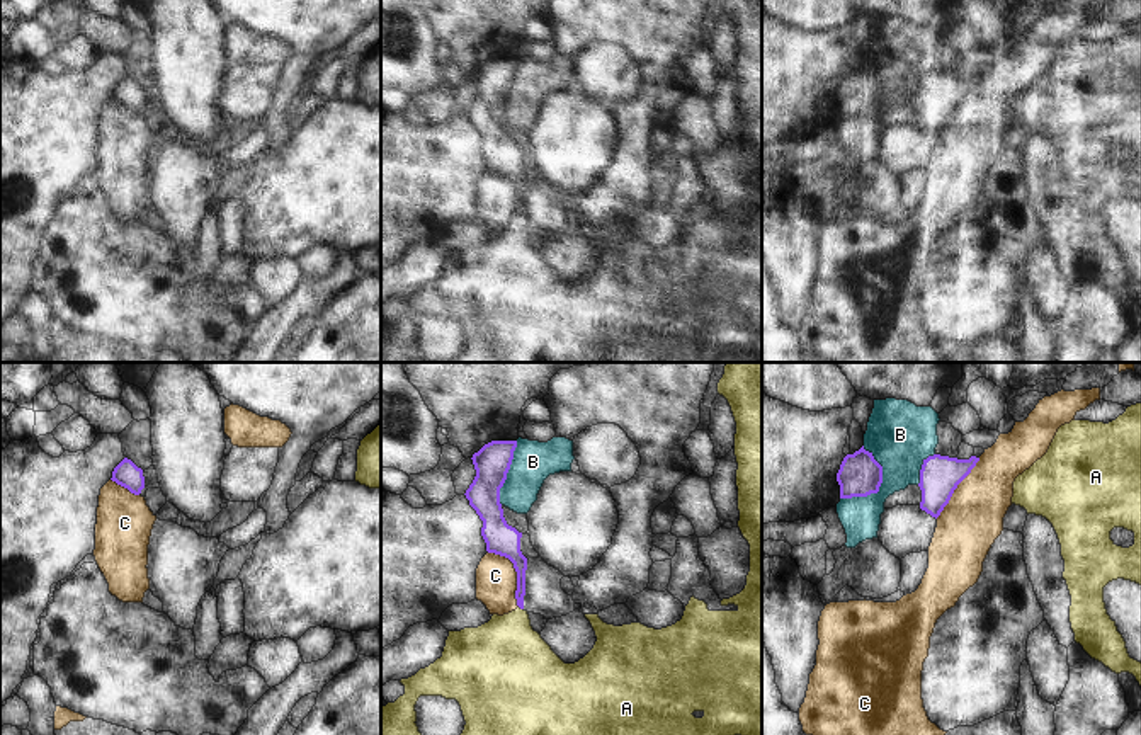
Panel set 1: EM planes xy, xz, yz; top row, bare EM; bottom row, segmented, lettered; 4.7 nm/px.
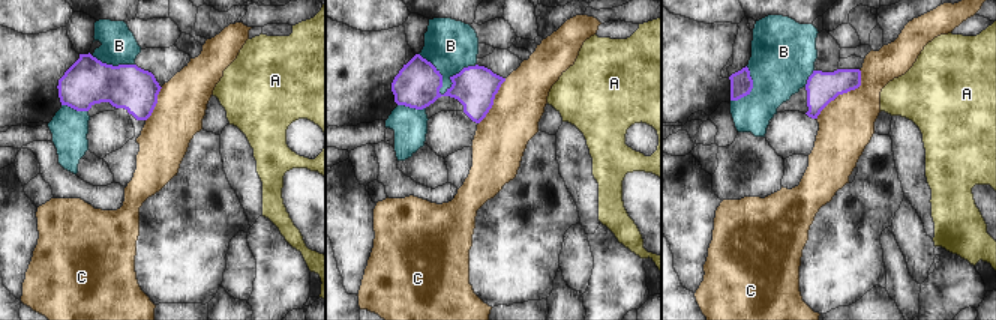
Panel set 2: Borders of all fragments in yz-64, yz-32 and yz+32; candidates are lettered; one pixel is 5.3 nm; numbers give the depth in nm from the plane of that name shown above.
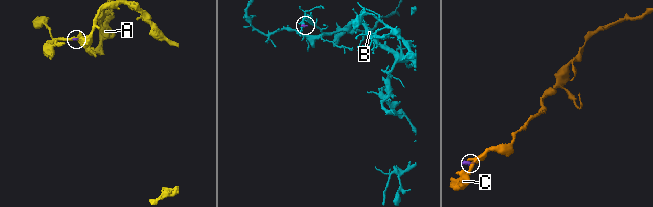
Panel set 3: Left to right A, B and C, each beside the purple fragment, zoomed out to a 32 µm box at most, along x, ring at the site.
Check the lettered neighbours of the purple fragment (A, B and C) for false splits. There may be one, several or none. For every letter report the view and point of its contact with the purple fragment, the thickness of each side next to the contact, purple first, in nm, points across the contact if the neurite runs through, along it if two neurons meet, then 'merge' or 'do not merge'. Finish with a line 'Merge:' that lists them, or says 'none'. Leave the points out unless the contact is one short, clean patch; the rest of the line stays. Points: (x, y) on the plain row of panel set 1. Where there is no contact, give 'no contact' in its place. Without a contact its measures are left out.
A: contact xz (521, 227); calibres 70 and 380 nm; way xz (516, 176), (521, 182), (521, 227), (505, 276); merge
B: contact yz (879, 104); calibres 200 and 300 nm; do not merge
C: contact xz (517, 193); calibres 150 and 190 nm; border xz (488, 170), (504, 174), (512, 182), (519, 225); do not merge
Merge: A

